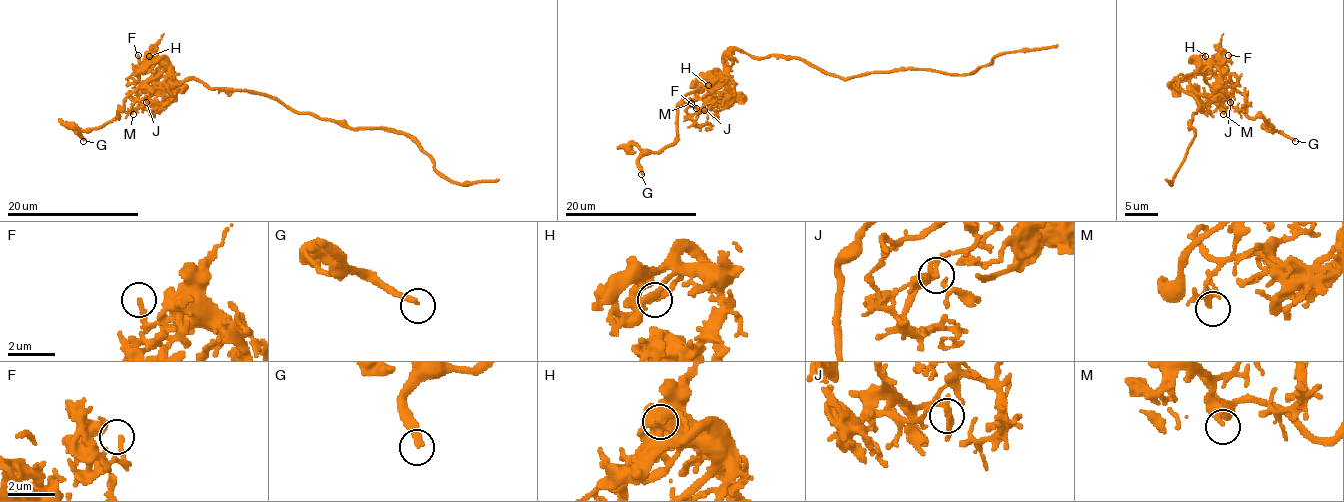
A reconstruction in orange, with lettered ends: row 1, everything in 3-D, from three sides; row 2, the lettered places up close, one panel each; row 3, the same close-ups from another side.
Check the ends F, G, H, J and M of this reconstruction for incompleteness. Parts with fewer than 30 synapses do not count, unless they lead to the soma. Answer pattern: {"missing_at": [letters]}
{"missing_at": ["G"]}

